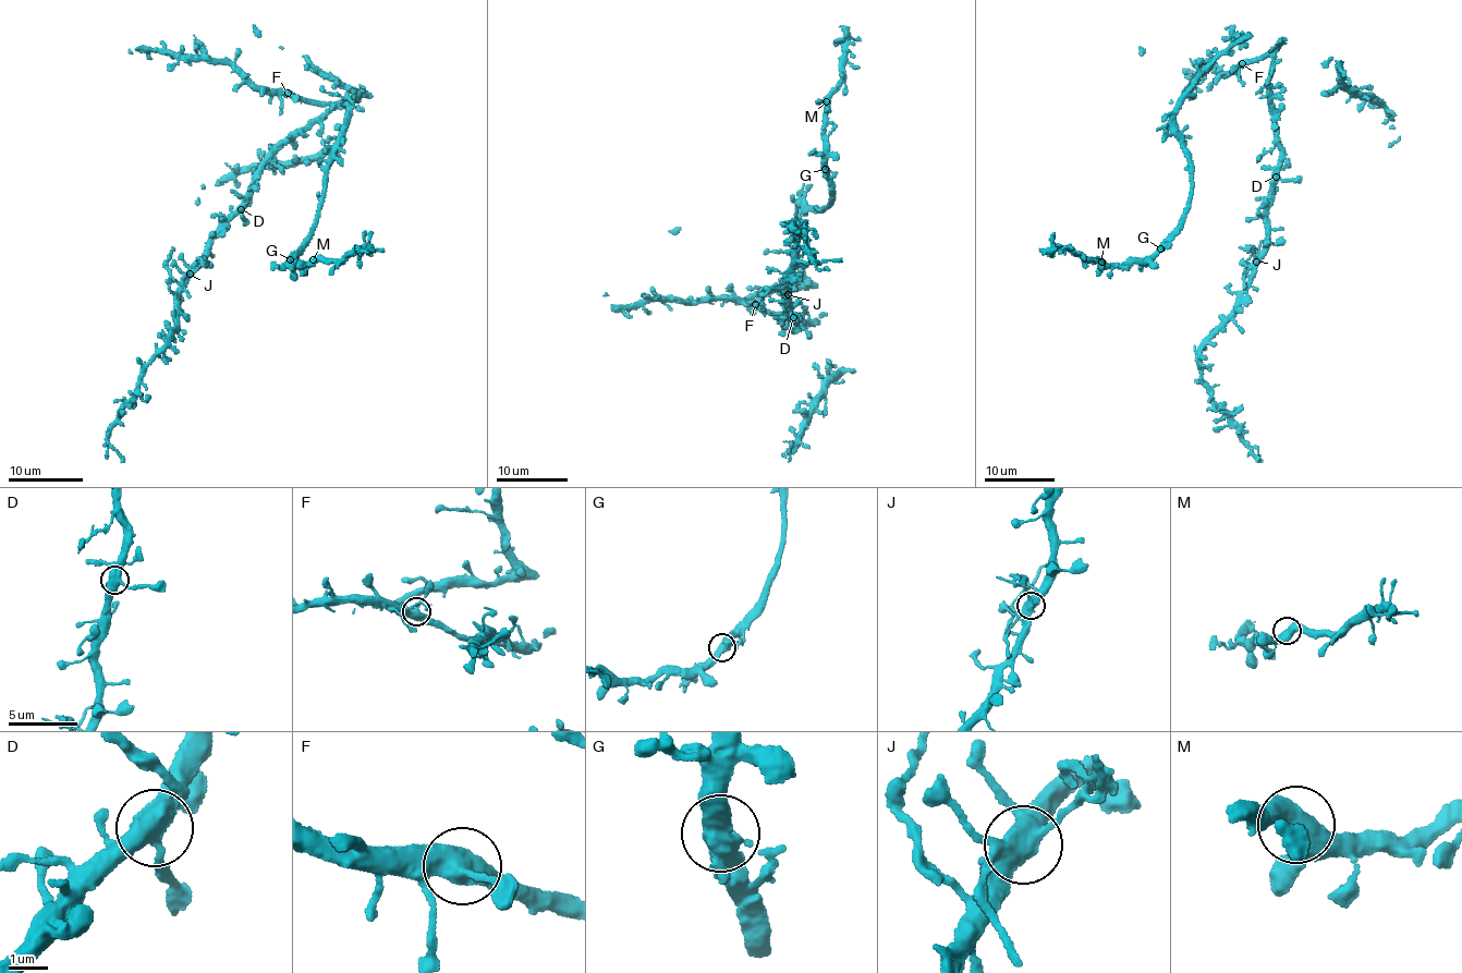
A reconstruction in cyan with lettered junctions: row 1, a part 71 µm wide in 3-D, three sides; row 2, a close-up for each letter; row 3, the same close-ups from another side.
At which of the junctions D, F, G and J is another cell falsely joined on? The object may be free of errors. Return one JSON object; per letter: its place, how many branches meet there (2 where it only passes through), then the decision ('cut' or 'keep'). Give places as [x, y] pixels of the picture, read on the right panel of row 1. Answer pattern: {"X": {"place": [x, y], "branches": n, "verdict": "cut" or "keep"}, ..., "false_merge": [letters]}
{"D": {"place": [1276, 177], "branches": 3, "verdict": "keep"}, "F": {"place": [1242, 63], "branches": 3, "verdict": "keep"}, "G": {"place": [1160, 248], "branches": 3, "verdict": "keep"}, "J": {"place": [1256, 262], "branches": 3, "verdict": "keep"}, "false_merge": []}

